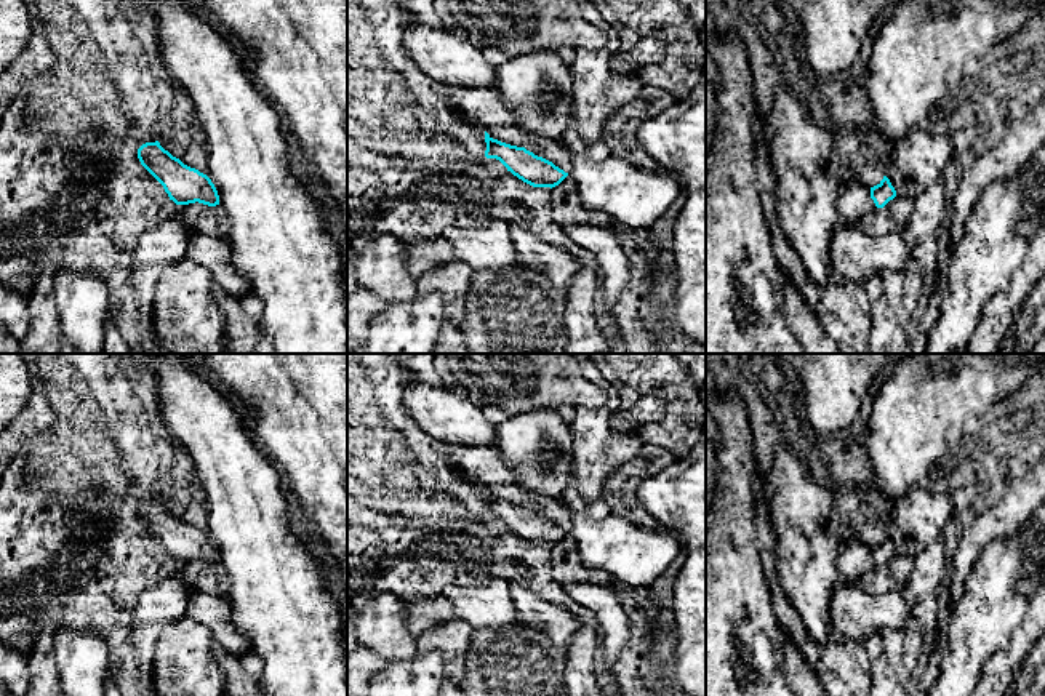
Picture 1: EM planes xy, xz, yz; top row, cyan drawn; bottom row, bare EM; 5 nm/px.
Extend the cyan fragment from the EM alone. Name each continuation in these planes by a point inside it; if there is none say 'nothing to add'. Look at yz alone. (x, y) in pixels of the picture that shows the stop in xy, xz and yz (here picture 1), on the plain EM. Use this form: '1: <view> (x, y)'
1: yz (853, 560)

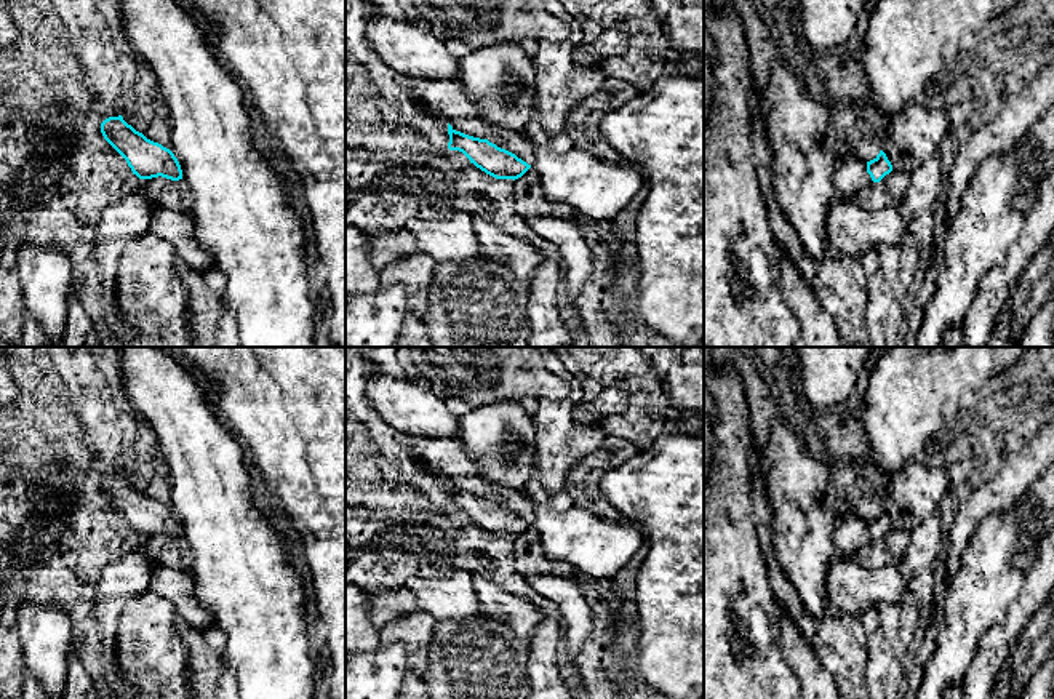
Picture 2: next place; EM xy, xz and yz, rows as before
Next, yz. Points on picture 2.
1: yz (850, 535)

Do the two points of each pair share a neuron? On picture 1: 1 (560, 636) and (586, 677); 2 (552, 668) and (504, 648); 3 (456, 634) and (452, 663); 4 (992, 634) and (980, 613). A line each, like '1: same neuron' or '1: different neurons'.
1: different neurons
2: same neuron
3: same neuron
4: same neuron

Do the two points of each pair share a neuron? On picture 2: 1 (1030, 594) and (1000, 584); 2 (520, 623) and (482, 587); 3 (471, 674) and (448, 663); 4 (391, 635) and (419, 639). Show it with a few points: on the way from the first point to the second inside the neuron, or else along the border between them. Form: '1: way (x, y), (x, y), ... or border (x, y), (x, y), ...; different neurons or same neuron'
1: border (1026, 573), (1018, 595), (998, 623); different neurons
2: way (512, 613), (491, 597); same neuron
3: way (466, 669), (459, 663), (453, 663); same neuron
4: way (397, 635), (413, 635); same neuron

